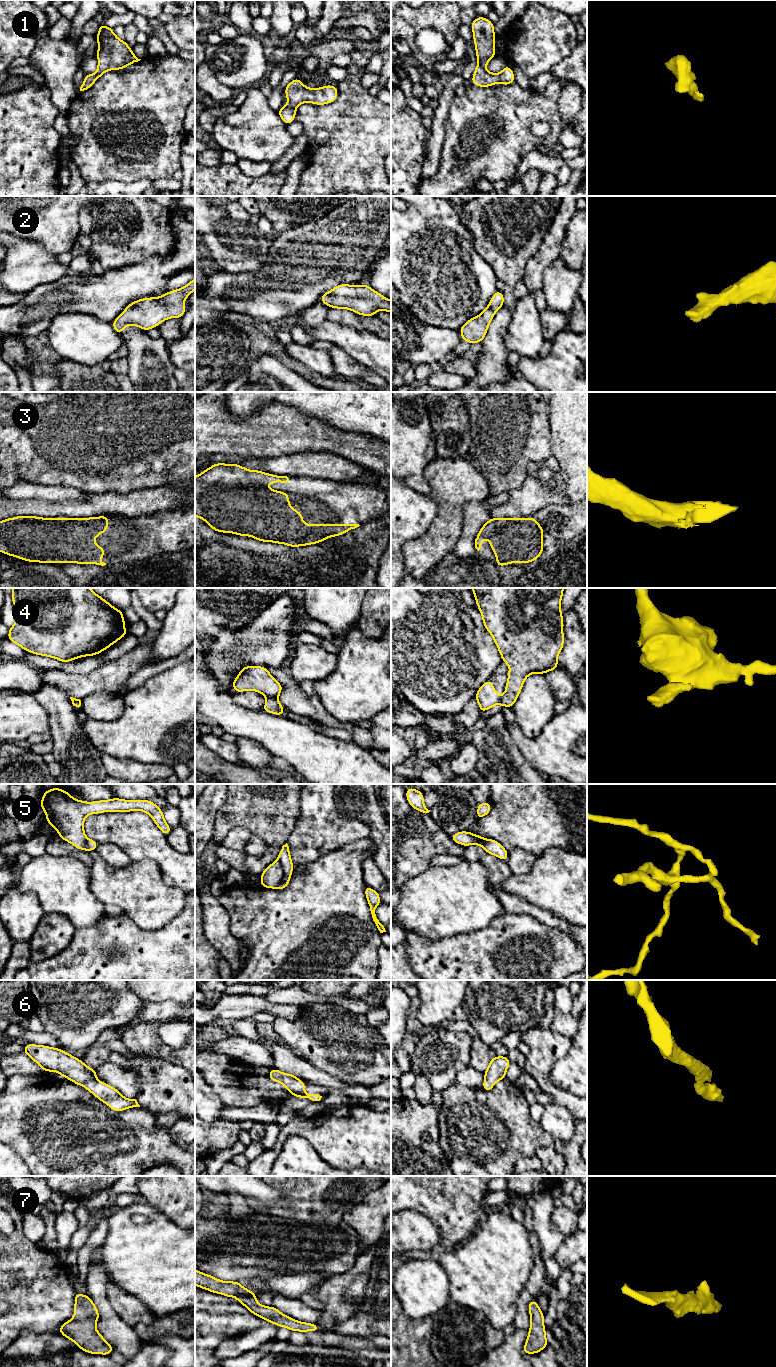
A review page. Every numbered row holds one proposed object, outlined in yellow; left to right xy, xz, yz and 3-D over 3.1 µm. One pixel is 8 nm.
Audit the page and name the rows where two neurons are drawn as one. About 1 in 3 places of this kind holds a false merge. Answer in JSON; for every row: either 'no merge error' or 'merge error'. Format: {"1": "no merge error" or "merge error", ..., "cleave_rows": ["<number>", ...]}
{"1": "no merge error", "2": "no merge error", "3": "no merge error", "4": "merge error", "5": "merge error", "6": "no merge error", "7": "no merge error", "cleave_rows": ["4", "5"]}

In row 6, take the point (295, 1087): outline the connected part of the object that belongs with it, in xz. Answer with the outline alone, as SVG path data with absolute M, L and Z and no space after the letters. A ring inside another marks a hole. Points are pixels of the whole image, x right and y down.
M274 1067L269 1071L268 1078L271 1081L276 1081L284 1085L291 1096L296 1096L298 1098L306 1098L312 1101L320 1101L322 1096L318 1094L307 1094L304 1092L306 1083L300 1080L297 1076L289 1073L283 1073Z

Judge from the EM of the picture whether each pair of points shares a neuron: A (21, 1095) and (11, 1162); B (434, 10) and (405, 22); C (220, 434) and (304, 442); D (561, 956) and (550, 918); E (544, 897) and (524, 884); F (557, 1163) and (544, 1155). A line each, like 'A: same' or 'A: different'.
A: different
B: same
C: same
D: different
E: same
F: same

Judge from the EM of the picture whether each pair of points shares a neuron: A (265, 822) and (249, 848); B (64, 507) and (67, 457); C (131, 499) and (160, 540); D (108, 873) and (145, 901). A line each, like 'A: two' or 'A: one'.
A: two
B: two
C: two
D: one

